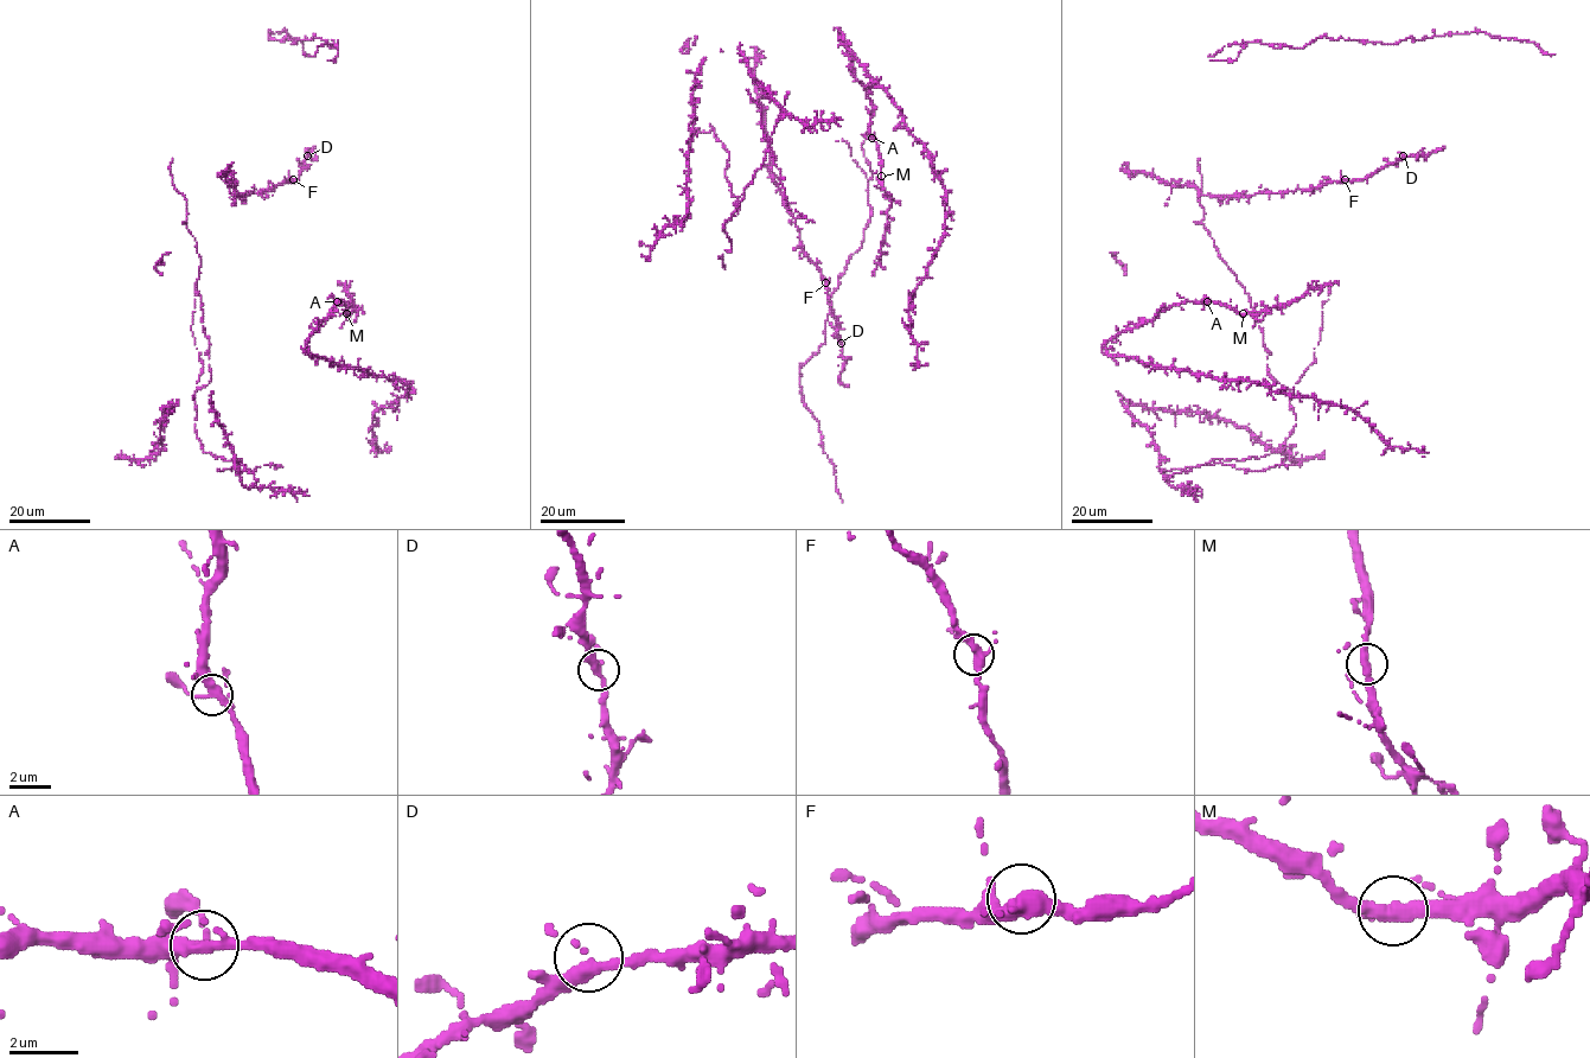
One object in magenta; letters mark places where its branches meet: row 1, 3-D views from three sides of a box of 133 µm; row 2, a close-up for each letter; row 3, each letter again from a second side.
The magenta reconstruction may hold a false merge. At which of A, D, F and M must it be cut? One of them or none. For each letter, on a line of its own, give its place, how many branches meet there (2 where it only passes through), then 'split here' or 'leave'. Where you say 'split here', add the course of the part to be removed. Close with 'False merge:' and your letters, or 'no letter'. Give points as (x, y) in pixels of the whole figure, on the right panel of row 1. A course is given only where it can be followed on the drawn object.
A: (1207, 301) | 3 | leave
D: (1403, 155) | 3 | leave
F: (1345, 179) | 3 | leave
M: (1243, 313) | 3 | leave
False merge: no letter

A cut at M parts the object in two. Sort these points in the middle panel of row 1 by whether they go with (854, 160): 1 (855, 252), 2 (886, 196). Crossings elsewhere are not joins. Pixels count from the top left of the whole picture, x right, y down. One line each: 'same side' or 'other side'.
1: same side
2: other side

